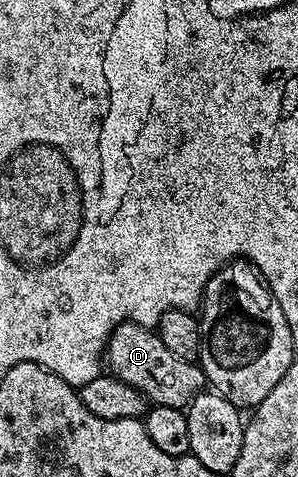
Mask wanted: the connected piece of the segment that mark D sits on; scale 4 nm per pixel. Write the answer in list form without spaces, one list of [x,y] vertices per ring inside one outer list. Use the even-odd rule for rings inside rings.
[[[122,323],[113,329],[107,339],[105,363],[110,374],[136,387],[148,404],[156,407],[169,405],[186,408],[208,386],[207,377],[198,362],[190,363],[181,361],[181,357],[173,357],[154,330],[136,323]]]

